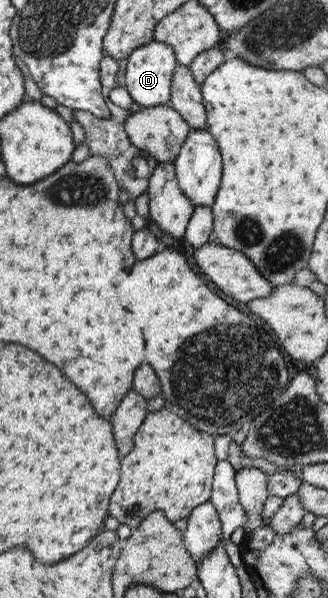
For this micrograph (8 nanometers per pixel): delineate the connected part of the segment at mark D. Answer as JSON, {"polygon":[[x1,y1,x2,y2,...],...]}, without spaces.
{"polygon":[[149,41,147,45,139,45,129,53,125,77,121,80,121,86,127,90,133,103,141,108,155,107,169,103,169,93,173,71,178,67,171,46,163,41]]}

